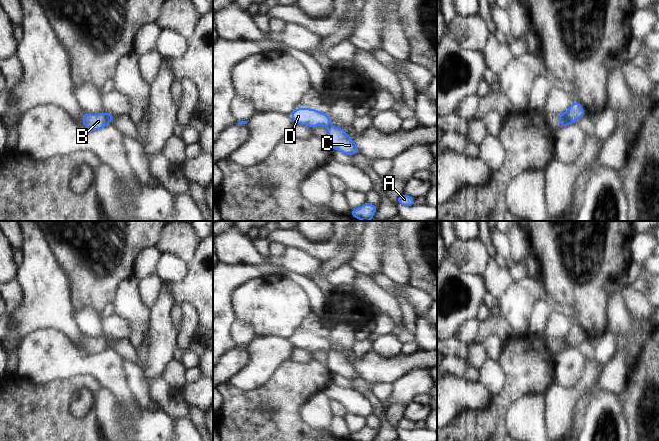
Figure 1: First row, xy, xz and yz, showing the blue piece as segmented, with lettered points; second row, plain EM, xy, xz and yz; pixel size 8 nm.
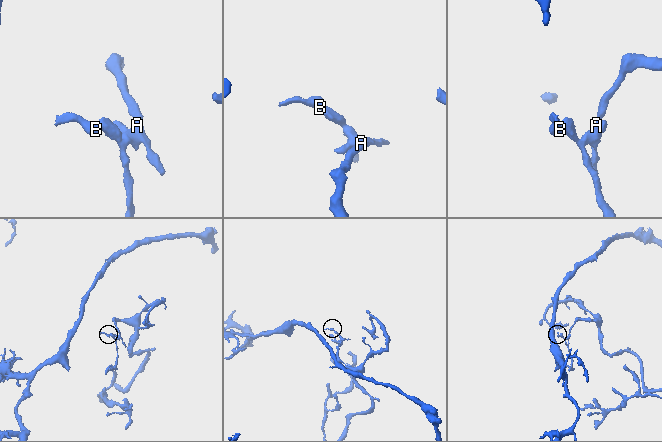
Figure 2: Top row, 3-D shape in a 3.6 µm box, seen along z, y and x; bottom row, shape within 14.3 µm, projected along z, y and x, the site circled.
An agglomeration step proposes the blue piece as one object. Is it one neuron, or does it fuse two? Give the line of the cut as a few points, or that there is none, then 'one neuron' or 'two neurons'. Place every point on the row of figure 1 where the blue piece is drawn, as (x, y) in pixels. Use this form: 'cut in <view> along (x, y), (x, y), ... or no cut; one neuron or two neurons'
cut in yz along (566, 113), (572, 123); two neurons

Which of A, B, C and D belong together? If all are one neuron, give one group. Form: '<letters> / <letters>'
A C / B D

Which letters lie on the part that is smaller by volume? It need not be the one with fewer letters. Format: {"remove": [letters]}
{"remove": ["B", "D"]}

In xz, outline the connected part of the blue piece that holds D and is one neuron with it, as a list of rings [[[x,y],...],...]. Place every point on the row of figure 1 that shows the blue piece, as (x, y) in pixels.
[[[297,108],[290,113],[290,116],[296,124],[304,124],[309,127],[323,125],[327,128],[331,127],[331,118],[318,110]]]

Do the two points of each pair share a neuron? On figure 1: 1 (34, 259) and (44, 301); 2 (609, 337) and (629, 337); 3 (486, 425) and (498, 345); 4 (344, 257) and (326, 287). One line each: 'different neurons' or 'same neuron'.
1: same neuron
2: different neurons
3: different neurons
4: same neuron

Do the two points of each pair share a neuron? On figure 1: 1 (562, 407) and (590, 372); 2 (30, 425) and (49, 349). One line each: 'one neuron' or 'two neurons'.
1: one neuron
2: two neurons

